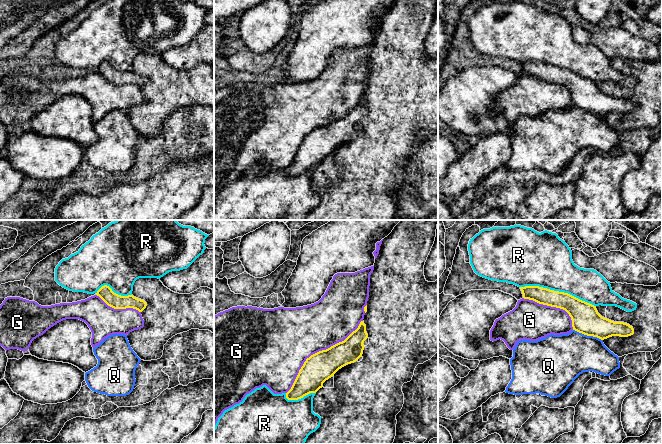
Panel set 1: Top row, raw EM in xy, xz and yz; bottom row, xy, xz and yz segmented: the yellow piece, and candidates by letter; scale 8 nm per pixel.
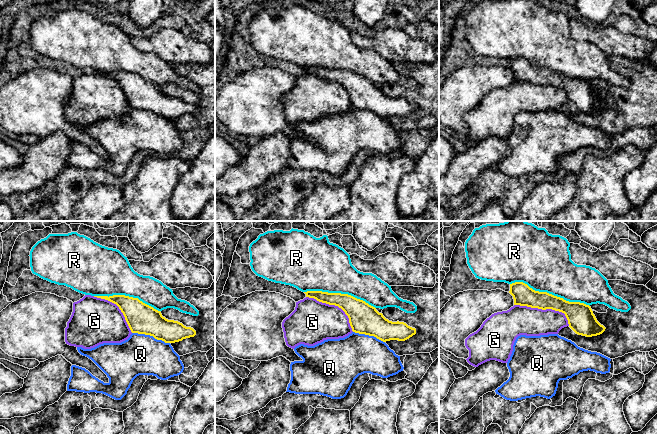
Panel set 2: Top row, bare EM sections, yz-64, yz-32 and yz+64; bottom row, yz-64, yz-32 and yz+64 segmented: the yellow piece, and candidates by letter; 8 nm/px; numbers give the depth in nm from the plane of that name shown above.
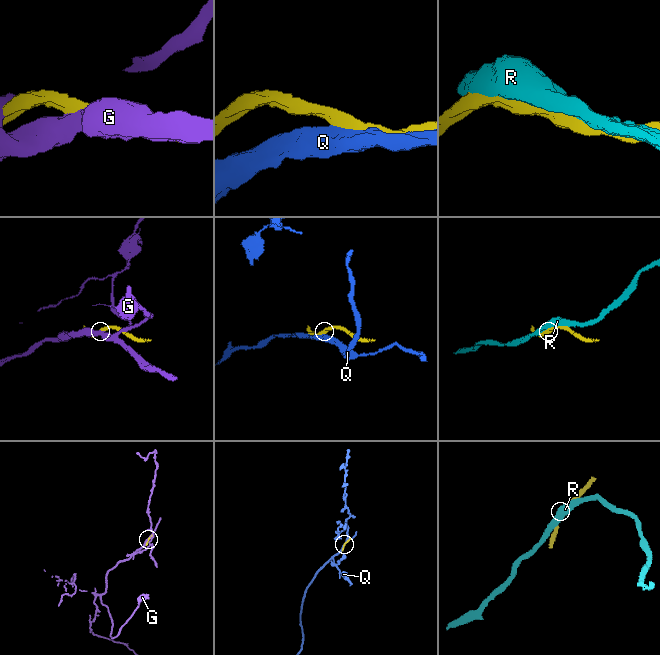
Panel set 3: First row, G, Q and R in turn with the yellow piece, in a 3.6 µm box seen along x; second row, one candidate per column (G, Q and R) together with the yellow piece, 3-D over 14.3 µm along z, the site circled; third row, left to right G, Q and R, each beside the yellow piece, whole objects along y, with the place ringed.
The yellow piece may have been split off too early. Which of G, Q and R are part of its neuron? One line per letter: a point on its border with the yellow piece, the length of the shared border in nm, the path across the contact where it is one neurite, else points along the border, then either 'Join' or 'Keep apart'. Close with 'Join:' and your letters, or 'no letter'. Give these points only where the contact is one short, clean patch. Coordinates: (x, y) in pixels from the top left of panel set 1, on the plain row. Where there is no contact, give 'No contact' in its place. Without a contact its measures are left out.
G: Touches yellow at xz (319, 127). Shared border 850 nm. Keep apart
Q: Touches yellow at yz (588, 111). Shared border 260 nm. Keep apart
R: Touches yellow at yz (558, 67). Shared border 650 nm. Keep apart
Join: no letter

